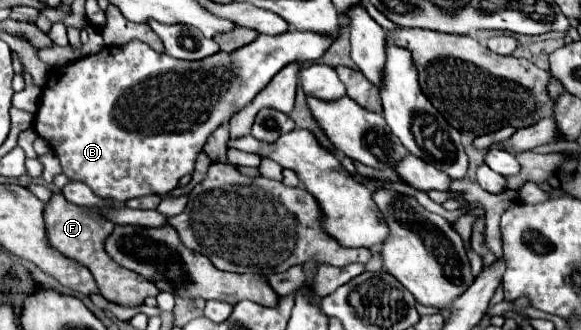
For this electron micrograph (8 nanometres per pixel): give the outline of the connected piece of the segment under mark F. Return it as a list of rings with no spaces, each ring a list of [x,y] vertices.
[[[53,194],[53,198],[49,200],[49,204],[45,208],[45,226],[47,226],[49,242],[59,252],[63,252],[67,258],[71,258],[91,270],[91,274],[101,290],[101,296],[105,300],[115,302],[119,306],[141,306],[147,296],[159,294],[159,288],[155,284],[151,284],[143,276],[139,276],[119,264],[115,264],[109,258],[103,244],[105,244],[107,232],[111,232],[115,224],[111,224],[111,220],[107,220],[103,214],[99,214],[99,208],[77,206],[77,204],[71,204],[69,200],[65,200],[61,194]]]

